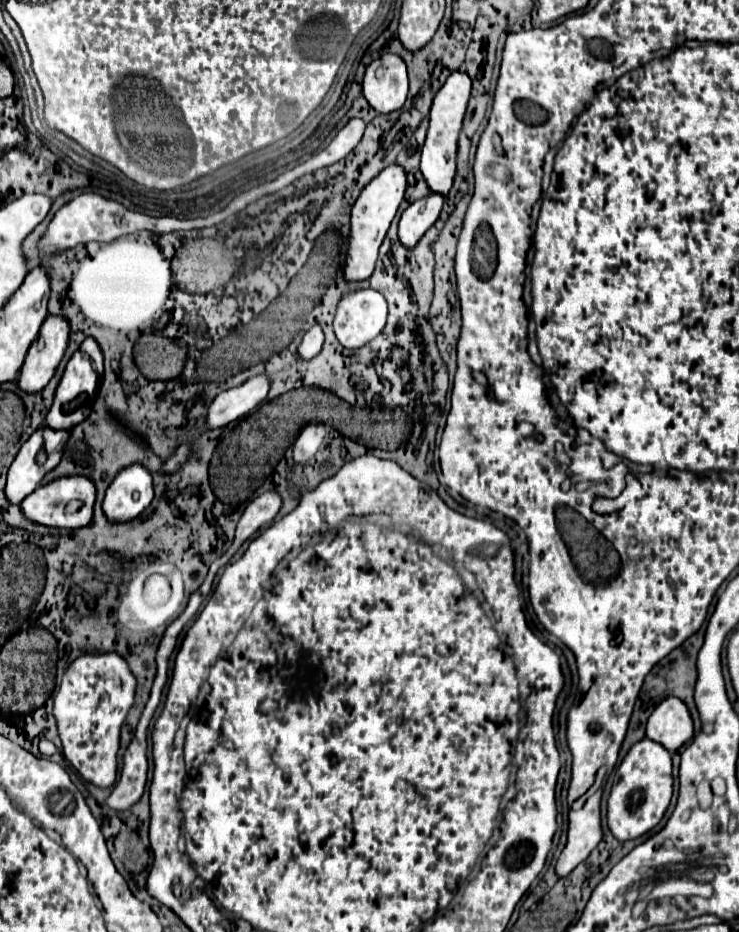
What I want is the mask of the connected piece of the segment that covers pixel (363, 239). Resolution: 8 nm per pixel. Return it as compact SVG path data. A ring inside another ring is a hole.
M389 165L377 179L373 179L359 195L357 203L351 211L351 229L349 229L349 241L347 241L347 259L343 267L345 281L365 281L371 277L377 261L377 251L385 239L385 233L397 213L399 203L403 201L403 193L407 187L405 171L399 165Z

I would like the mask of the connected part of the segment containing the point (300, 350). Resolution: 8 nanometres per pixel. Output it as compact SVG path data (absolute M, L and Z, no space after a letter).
M315 323L315 325L303 335L303 341L301 341L299 347L297 347L297 359L309 361L309 359L313 359L315 355L319 355L321 349L323 349L323 329Z

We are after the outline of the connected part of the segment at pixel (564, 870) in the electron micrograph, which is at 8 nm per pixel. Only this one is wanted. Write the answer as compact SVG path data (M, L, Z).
M589 797L579 811L569 811L567 845L557 859L557 875L569 875L603 839L601 831L601 797Z

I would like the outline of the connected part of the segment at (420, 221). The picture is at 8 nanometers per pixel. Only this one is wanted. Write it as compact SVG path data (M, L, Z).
M429 195L409 205L399 221L399 241L405 249L413 249L425 231L439 219L443 207L441 195Z

